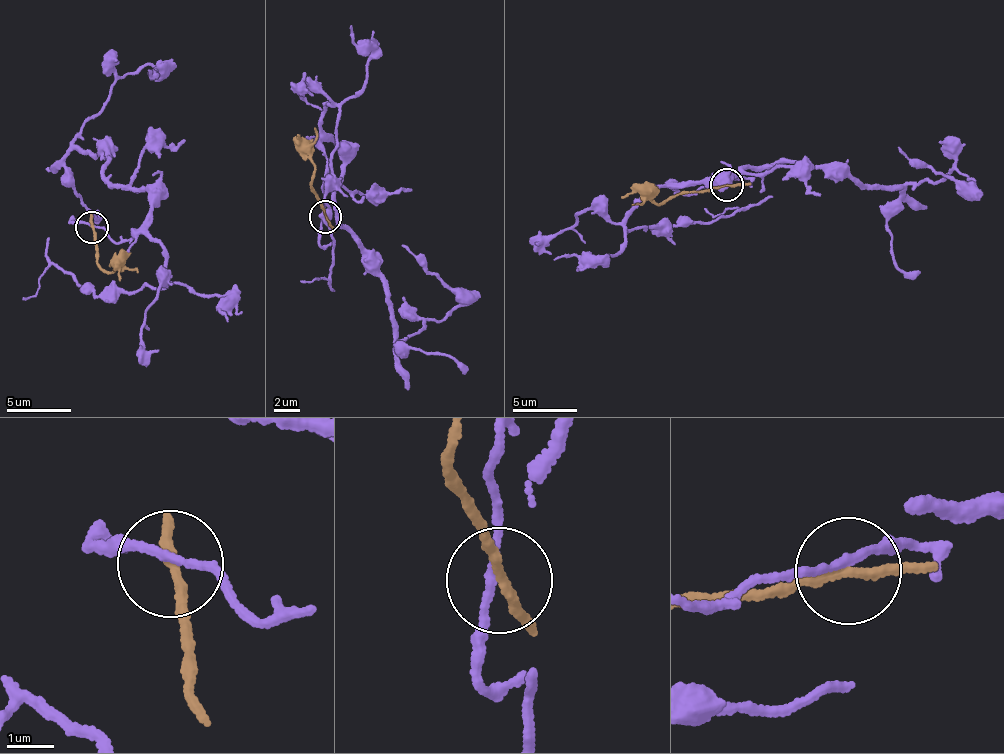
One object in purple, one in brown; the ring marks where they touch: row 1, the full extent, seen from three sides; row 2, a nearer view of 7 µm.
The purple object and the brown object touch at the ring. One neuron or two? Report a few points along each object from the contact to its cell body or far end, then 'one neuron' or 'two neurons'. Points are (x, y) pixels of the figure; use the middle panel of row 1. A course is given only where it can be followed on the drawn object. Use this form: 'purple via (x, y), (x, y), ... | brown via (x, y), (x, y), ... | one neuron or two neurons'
purple via (324, 217), (328, 140), (341, 156), (335, 224), (381, 280), (395, 339), (456, 304), (400, 245) | brown via (324, 217), (324, 206), (311, 185), (314, 167), (298, 141), (299, 134) | two neurons

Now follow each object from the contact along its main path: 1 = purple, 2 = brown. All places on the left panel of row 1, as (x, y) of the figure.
1: (91, 226), (118, 244), (145, 226), (148, 194), (115, 187), (101, 149), (74, 141), (117, 80), (147, 71)
2: (91, 226), (97, 232), (98, 266), (111, 274), (117, 269), (120, 282)

